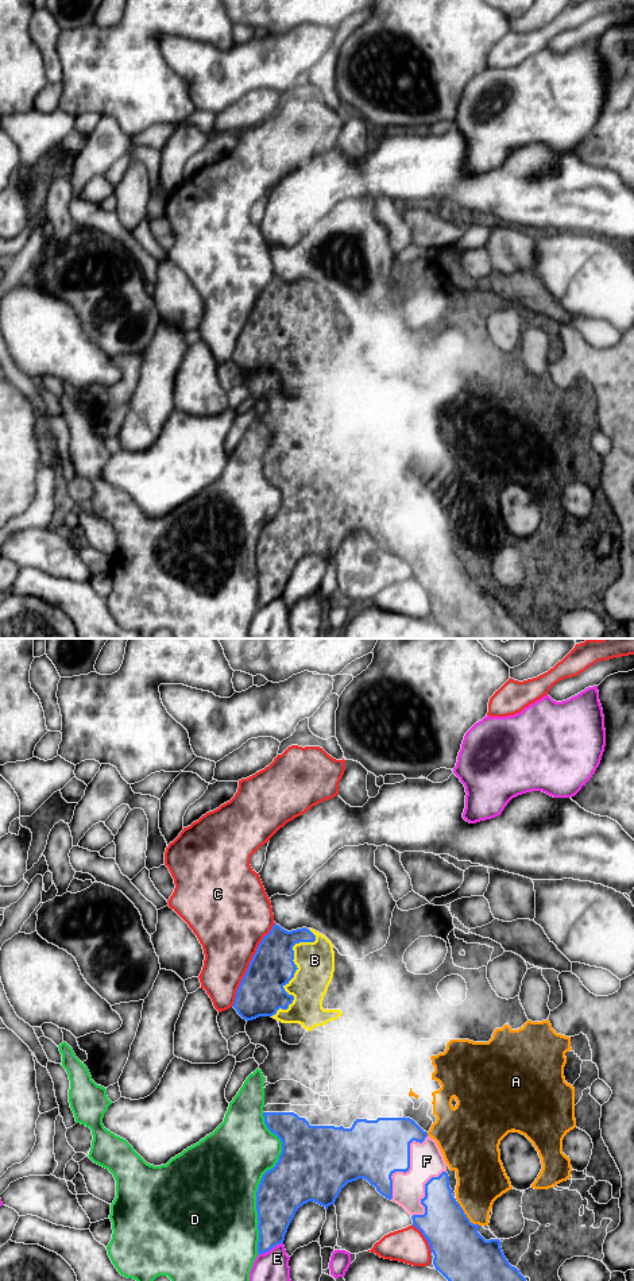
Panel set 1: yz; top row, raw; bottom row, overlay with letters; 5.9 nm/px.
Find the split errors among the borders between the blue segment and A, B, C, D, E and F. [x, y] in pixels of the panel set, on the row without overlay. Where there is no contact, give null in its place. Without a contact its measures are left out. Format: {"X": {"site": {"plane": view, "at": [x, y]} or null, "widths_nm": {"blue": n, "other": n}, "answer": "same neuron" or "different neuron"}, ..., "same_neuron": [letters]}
{"A": {"site": {"plane": "yz", "at": [466, 568]}, "widths_nm": {"blue": 320, "other": 300}, "answer": "different neuron"}, "B": {"site": {"plane": "yz", "at": [297, 320]}, "widths_nm": {"blue": 260, "other": 220}, "answer": "same neuron"}, "C": {"site": {"plane": "yz", "at": [248, 317]}, "widths_nm": {"blue": 280, "other": 380}, "answer": "different neuron"}, "D": {"site": {"plane": "yz", "at": [261, 535]}, "widths_nm": {"blue": 320, "other": 480}, "answer": "different neuron"}, "E": {"site": {"plane": "yz", "at": [270, 601]}, "widths_nm": {"blue": 220, "other": 240}, "answer": "different neuron"}, "F": {"site": {"plane": "yz", "at": [409, 520]}, "widths_nm": {"blue": 360, "other": 200}, "answer": "same neuron"}, "same_neuron": ["B", "F"]}

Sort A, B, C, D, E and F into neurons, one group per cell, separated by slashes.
A / B F / C / D / E

